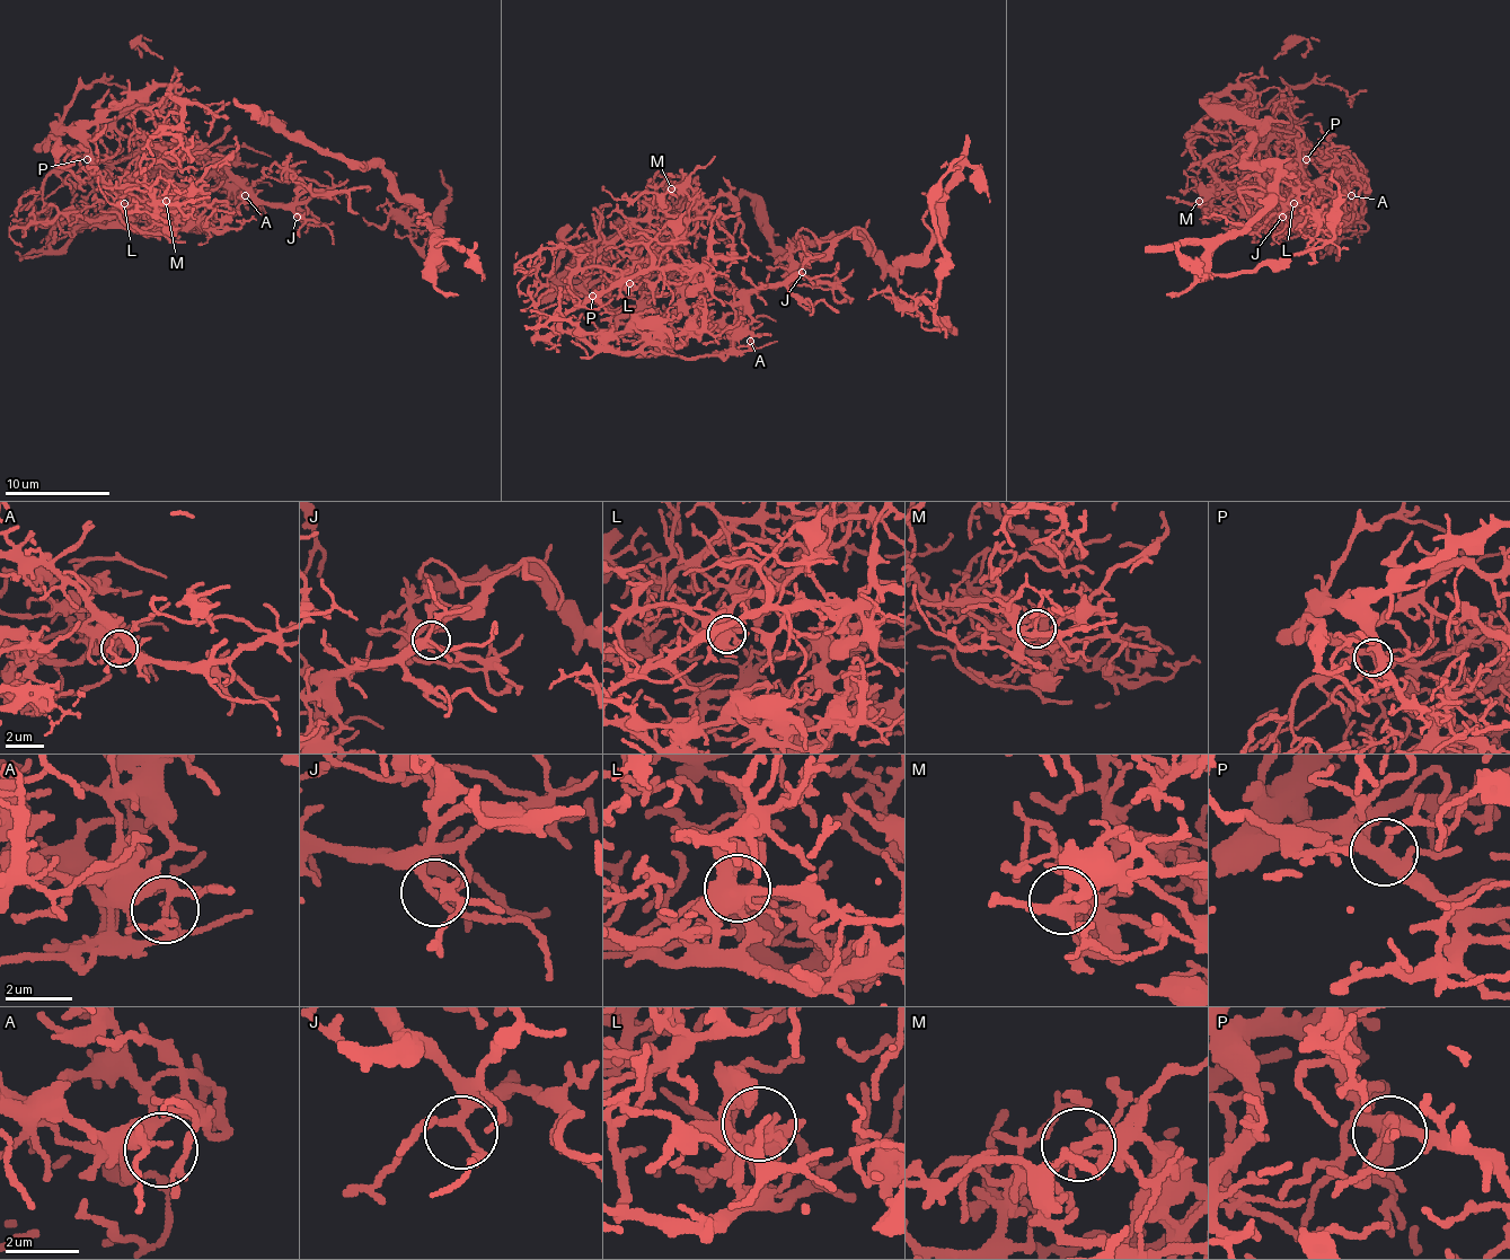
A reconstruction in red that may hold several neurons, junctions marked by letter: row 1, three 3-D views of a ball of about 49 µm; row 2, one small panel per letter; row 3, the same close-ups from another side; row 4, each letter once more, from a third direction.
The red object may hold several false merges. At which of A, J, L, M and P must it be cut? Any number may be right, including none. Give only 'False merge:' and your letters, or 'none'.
False merge: none

